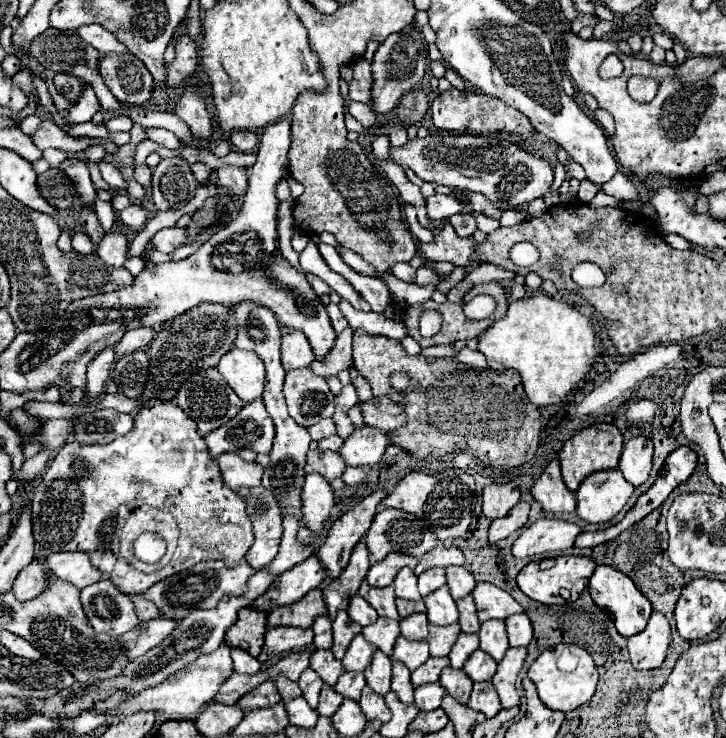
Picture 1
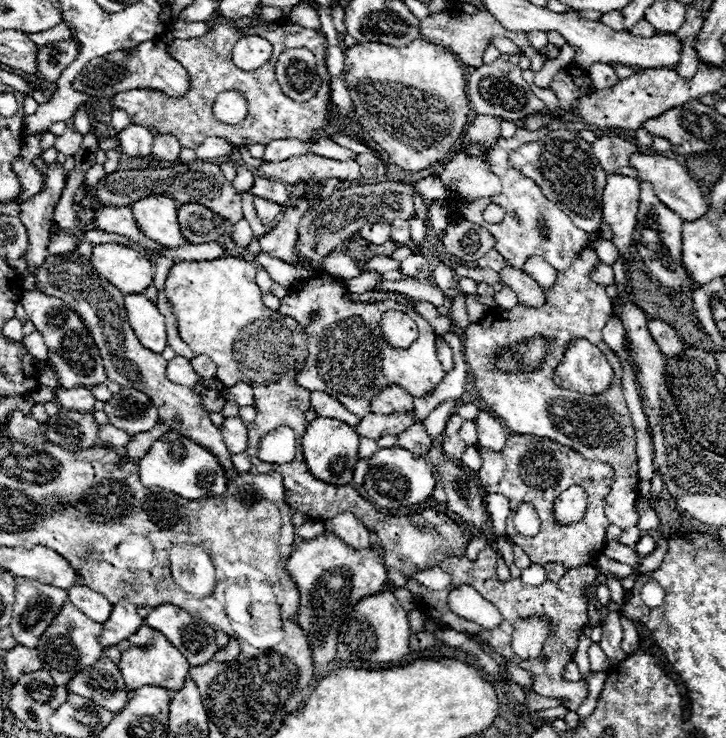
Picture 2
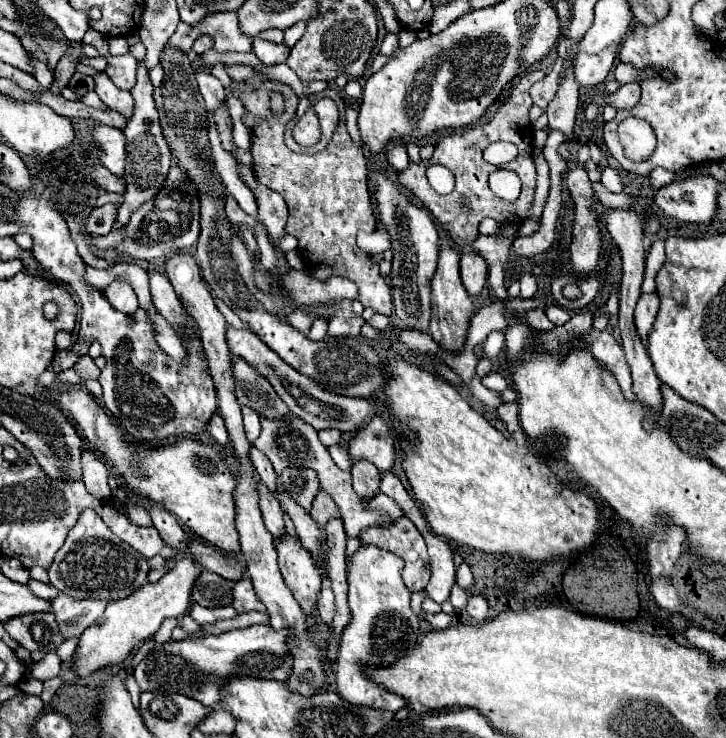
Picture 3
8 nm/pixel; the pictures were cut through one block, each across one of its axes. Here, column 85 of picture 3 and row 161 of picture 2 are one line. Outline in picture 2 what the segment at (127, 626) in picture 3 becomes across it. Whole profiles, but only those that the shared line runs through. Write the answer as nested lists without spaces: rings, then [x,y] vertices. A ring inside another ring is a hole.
[[[634,154],[630,160],[630,166],[638,170],[638,178],[650,182],[654,186],[656,196],[660,198],[662,204],[670,206],[670,210],[674,210],[684,222],[702,218],[710,204],[706,202],[706,198],[702,196],[700,186],[690,178],[688,170],[684,166],[680,166],[676,160],[672,158],[664,158],[664,156],[650,156],[650,154]]]

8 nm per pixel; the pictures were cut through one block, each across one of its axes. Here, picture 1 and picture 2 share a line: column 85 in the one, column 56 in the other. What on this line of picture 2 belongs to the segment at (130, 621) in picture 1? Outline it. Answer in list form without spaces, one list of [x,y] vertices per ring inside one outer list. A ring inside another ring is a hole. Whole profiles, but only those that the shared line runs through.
[[[14,576],[14,584],[16,584],[16,602],[14,602],[14,612],[12,612],[12,622],[8,628],[18,646],[36,648],[40,636],[52,622],[54,614],[60,610],[64,600],[68,600],[68,592],[48,586],[48,584],[42,584],[42,582],[36,582],[36,580],[22,578],[22,576]]]

